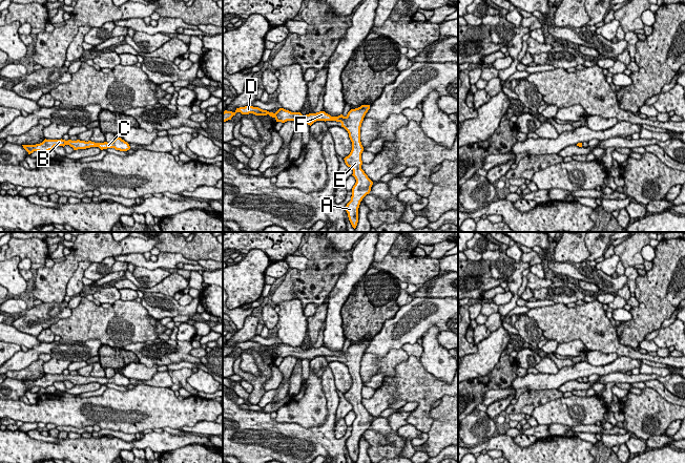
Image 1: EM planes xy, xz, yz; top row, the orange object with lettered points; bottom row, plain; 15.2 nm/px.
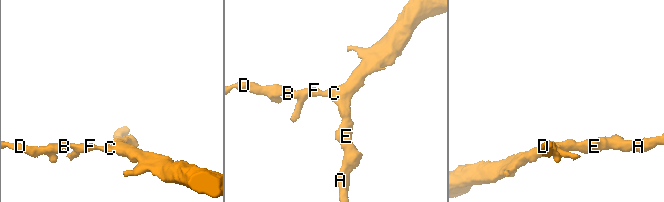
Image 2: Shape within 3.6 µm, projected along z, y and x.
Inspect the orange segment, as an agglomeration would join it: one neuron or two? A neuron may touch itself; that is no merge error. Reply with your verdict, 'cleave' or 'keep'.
keep

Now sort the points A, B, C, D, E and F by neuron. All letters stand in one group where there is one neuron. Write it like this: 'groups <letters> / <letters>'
groups A B C D E F

